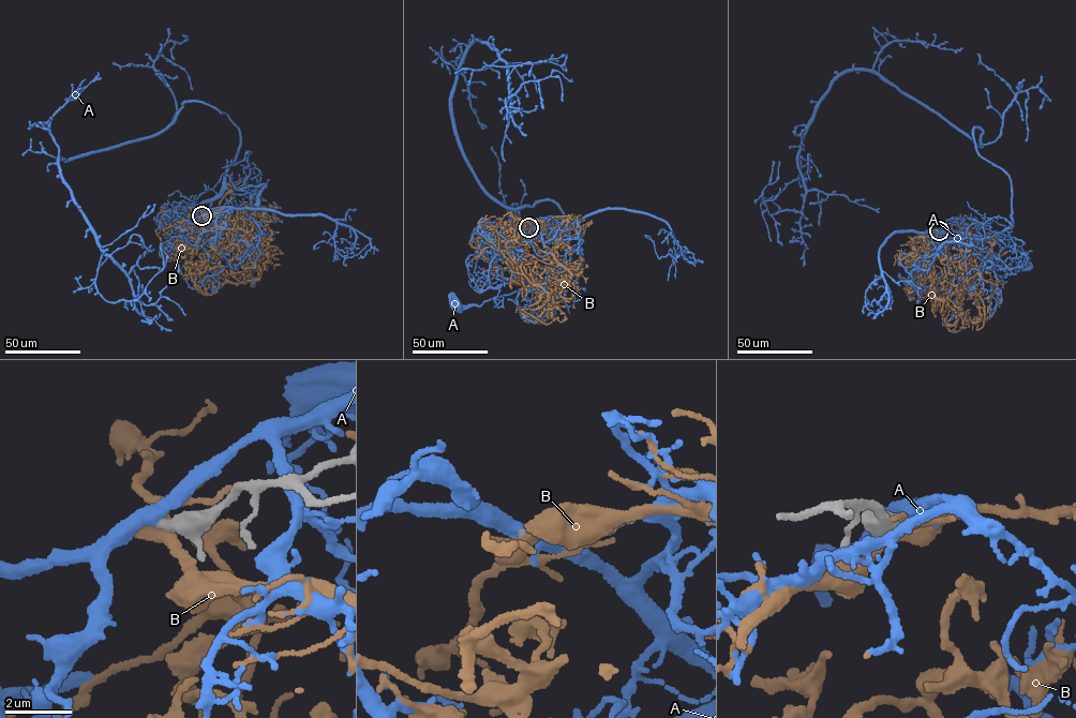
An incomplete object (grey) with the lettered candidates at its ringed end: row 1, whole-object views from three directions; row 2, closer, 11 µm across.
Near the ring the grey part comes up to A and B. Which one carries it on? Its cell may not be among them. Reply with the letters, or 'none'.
none

